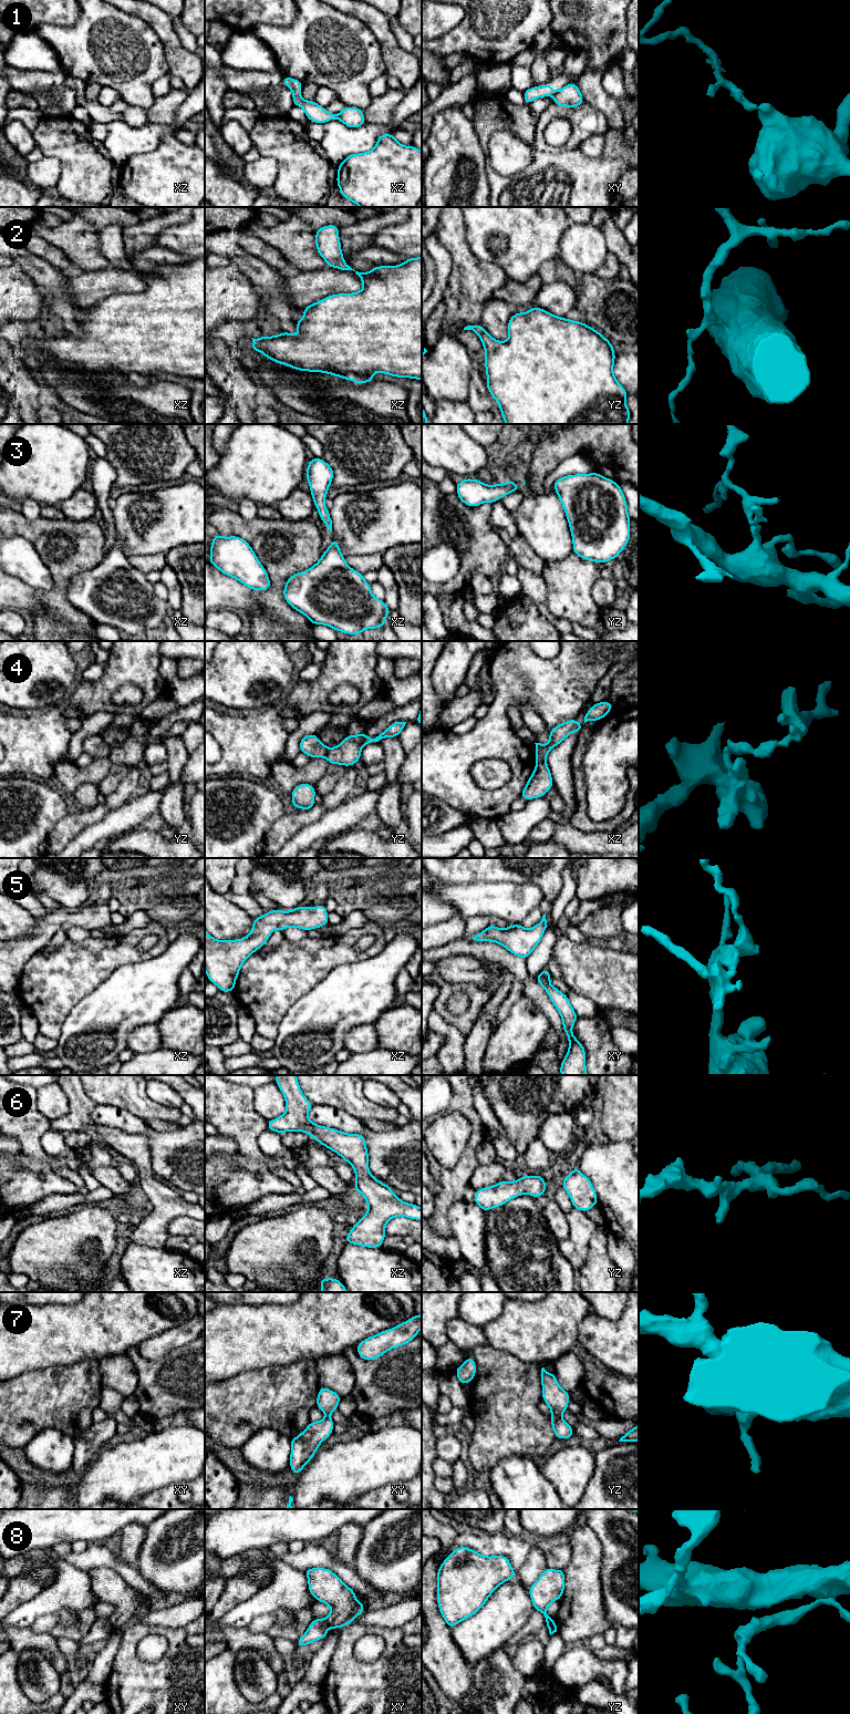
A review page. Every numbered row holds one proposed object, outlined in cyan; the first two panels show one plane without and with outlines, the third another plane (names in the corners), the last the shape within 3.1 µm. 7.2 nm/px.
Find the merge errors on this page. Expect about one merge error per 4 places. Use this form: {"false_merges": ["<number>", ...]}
{"false_merges": ["1", "4", "8"]}

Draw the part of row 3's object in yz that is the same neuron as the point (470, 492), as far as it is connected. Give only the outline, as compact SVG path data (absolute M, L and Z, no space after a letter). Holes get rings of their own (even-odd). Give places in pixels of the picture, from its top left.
M464 478L456 485L459 499L469 507L477 507L481 503L494 503L506 494L518 491L519 484L511 479L504 484L486 485L479 479Z

